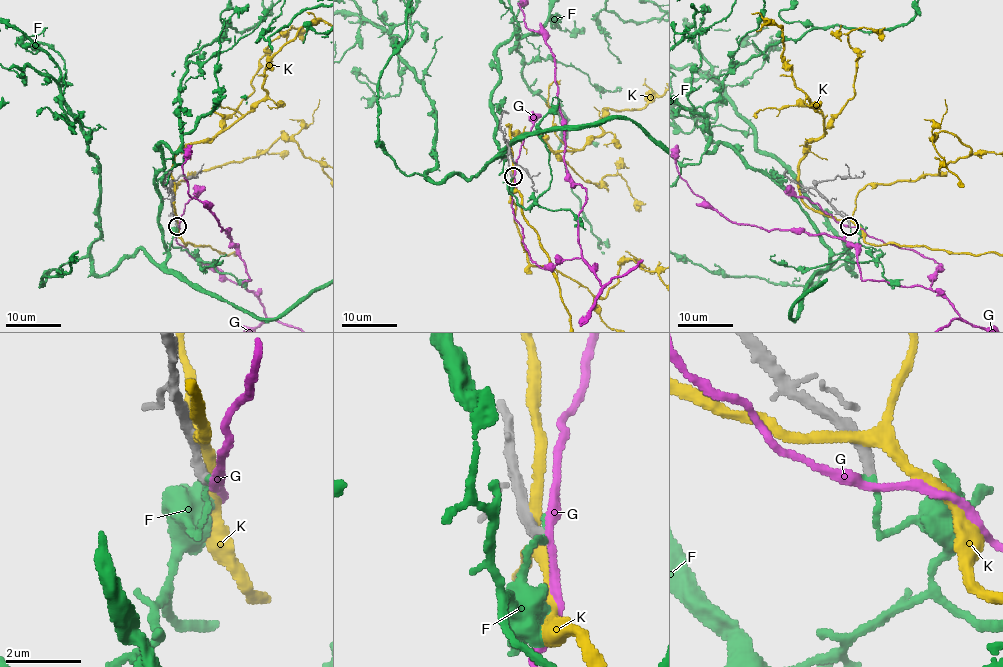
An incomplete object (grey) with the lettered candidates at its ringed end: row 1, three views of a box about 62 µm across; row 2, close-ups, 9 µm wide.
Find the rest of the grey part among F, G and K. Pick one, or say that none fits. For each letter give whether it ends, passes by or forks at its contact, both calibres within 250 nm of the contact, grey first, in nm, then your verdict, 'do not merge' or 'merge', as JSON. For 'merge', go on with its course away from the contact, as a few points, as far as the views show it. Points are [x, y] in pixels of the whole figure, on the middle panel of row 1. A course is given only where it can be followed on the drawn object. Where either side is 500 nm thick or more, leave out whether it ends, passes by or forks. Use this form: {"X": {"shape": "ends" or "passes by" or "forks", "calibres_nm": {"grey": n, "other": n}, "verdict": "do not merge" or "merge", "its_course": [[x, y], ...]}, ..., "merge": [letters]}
{"F": {"shape": "ends", "calibres_nm": {"grey": 280, "other": 160}, "verdict": "do not merge"}, "G": {"shape": "passes by", "calibres_nm": {"grey": 280, "other": 240}, "verdict": "do not merge"}, "K": {"shape": "forks", "calibres_nm": {"grey": 260, "other": 240}, "verdict": "do not merge"}, "merge": []}

